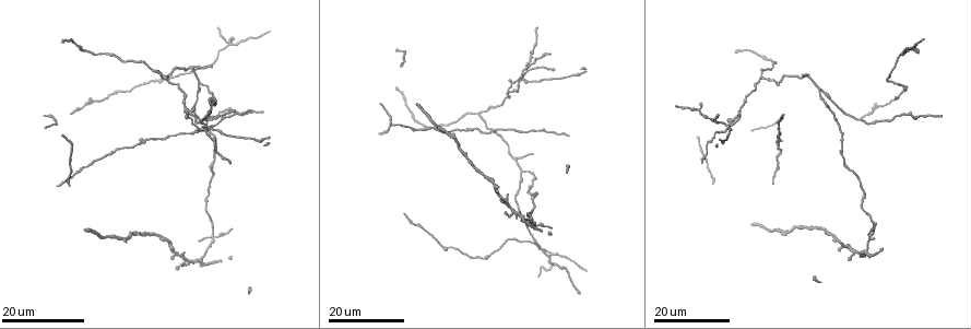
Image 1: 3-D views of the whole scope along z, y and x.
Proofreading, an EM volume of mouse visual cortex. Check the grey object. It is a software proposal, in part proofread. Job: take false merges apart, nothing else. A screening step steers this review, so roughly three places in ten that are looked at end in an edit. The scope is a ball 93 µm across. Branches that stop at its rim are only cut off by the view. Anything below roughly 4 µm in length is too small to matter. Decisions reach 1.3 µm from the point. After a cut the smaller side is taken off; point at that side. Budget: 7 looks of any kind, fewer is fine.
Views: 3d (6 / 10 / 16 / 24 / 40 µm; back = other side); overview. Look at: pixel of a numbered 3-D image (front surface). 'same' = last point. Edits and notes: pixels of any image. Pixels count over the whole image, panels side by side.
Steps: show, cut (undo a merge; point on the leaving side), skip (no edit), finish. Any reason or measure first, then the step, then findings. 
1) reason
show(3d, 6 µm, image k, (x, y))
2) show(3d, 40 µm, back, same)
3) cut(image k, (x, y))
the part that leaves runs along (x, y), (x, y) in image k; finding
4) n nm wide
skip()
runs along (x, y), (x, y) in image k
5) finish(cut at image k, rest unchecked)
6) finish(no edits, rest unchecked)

arms part here
show(3d, 24 µm, image 1, (229, 43))

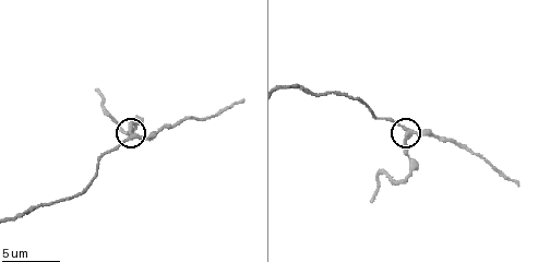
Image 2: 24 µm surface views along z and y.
show(3d, 6 µm, image 2, (407, 138))

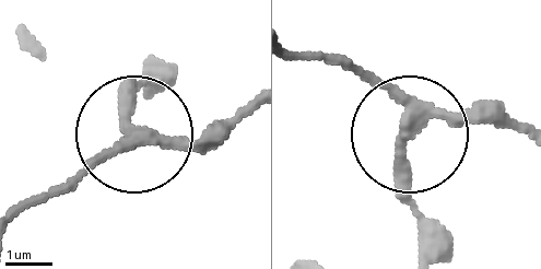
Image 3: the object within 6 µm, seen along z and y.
270 nm wide
skip()
continuous, no second neuron

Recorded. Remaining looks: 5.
three arms meet
show(3d, 24 µm, image 1, (515, 159))

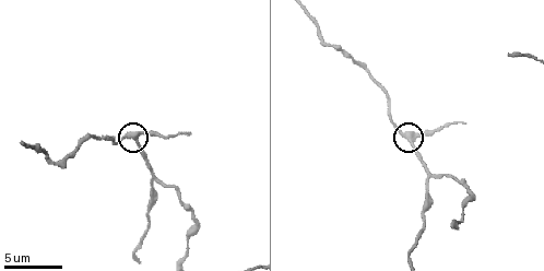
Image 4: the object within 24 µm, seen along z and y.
show(3d, 10 µm, image 4, (140, 132))

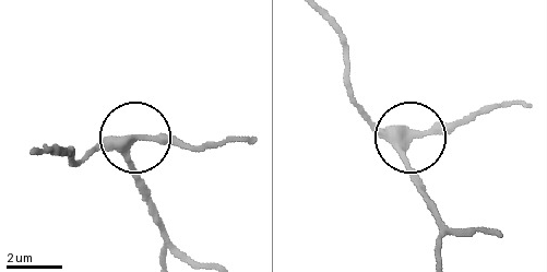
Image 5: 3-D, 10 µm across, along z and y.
330 nm wide
skip()
runs along (490, 233), (448, 224), (405, 153), (419, 137), (474, 120) in image 5; one neuron here

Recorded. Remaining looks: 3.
three-way junction
show(3d, 10 µm, image 4, (154, 180))

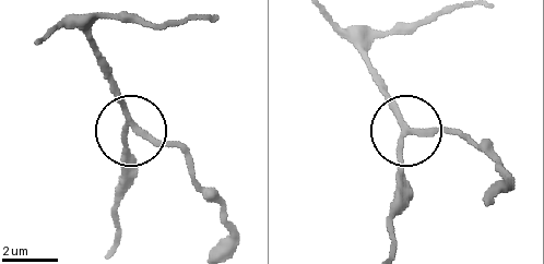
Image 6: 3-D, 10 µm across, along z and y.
skip()
runs along (489, 201), (499, 172), (445, 131), (405, 138), (402, 199) in image 6; all the same neuron

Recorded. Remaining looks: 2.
finish(no edits, rest unchecked)

